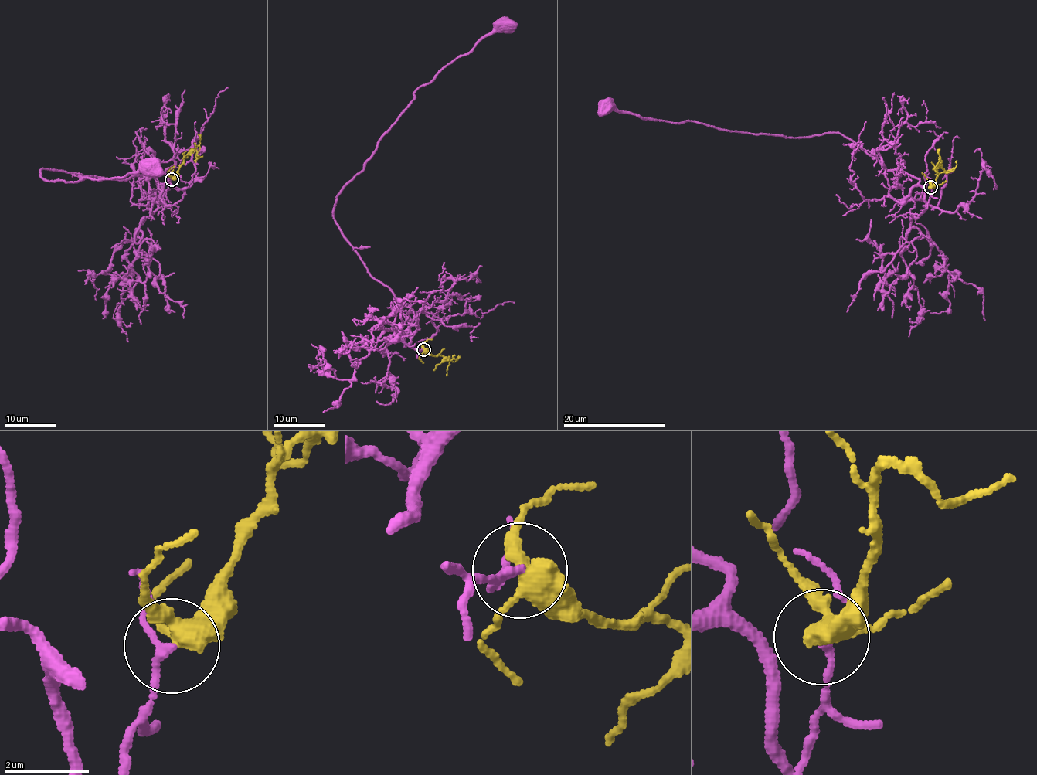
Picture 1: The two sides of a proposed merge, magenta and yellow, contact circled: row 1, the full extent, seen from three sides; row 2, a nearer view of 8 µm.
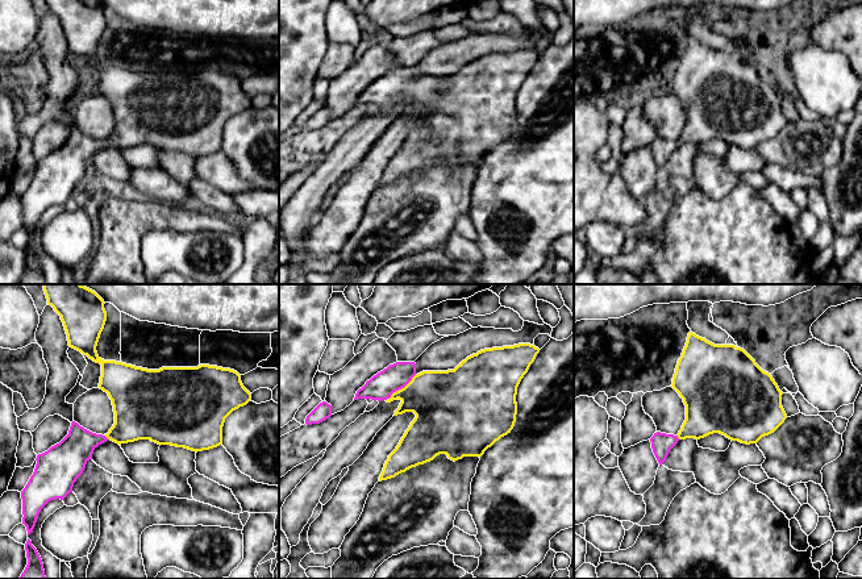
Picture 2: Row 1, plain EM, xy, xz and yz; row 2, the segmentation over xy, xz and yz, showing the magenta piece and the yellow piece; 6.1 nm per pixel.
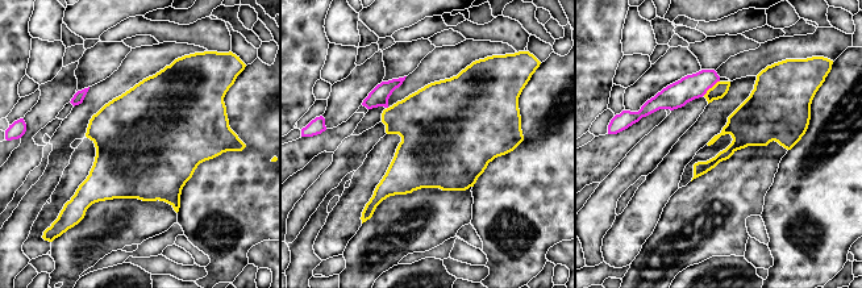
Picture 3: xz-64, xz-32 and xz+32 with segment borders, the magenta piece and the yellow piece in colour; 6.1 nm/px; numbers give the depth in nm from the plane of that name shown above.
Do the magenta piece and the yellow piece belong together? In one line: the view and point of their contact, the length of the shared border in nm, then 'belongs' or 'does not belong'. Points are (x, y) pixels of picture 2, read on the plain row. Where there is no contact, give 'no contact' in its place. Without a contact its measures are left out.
meets magenta in xz at (400, 94); contact 240 nm long; belongs

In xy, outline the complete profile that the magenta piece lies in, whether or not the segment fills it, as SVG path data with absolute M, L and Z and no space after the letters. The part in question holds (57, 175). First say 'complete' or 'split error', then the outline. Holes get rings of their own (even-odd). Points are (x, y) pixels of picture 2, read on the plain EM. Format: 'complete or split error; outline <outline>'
split error; outline M46 0L47 9L61 21L68 51L87 61L101 70L99 93L108 99L114 117L114 129L107 139L92 138L78 128L72 126L68 139L47 157L38 159L36 174L28 189L21 196L22 204L22 229L26 232L28 241L33 237L41 214L51 205L63 205L72 197L74 188L83 179L86 170L92 164L93 155L108 145L121 150L138 145L150 145L158 150L171 150L192 157L203 157L222 150L222 132L225 124L240 112L251 105L251 99L243 92L241 80L230 74L200 70L197 72L162 72L147 75L116 66L104 66L97 61L96 51L107 26L104 5L99 0Z

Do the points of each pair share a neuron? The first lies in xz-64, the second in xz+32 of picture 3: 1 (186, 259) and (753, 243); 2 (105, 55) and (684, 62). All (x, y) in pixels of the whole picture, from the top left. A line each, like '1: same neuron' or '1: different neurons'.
1: same neuron
2: different neurons

